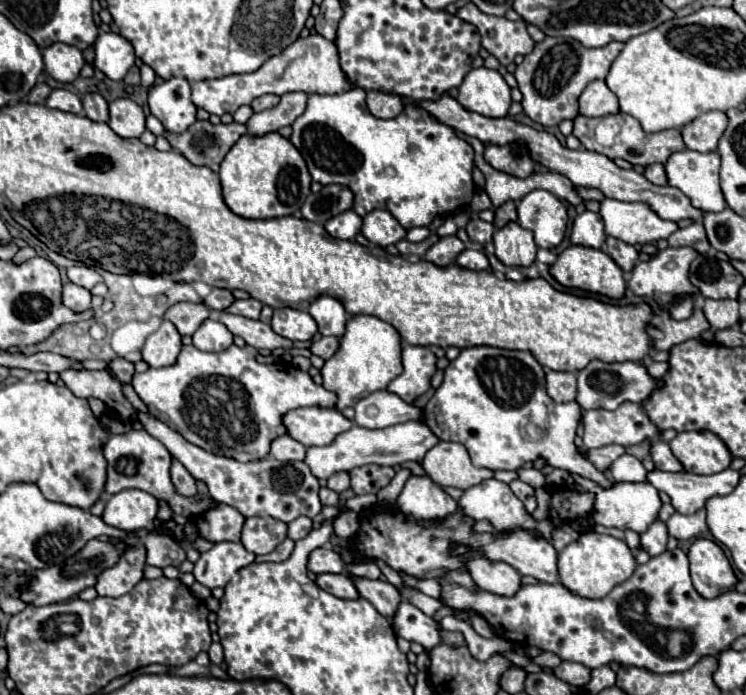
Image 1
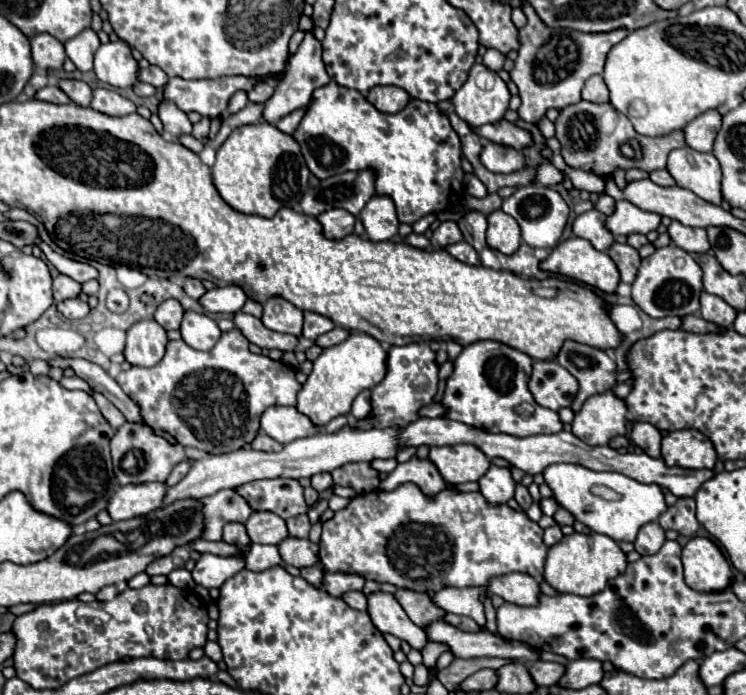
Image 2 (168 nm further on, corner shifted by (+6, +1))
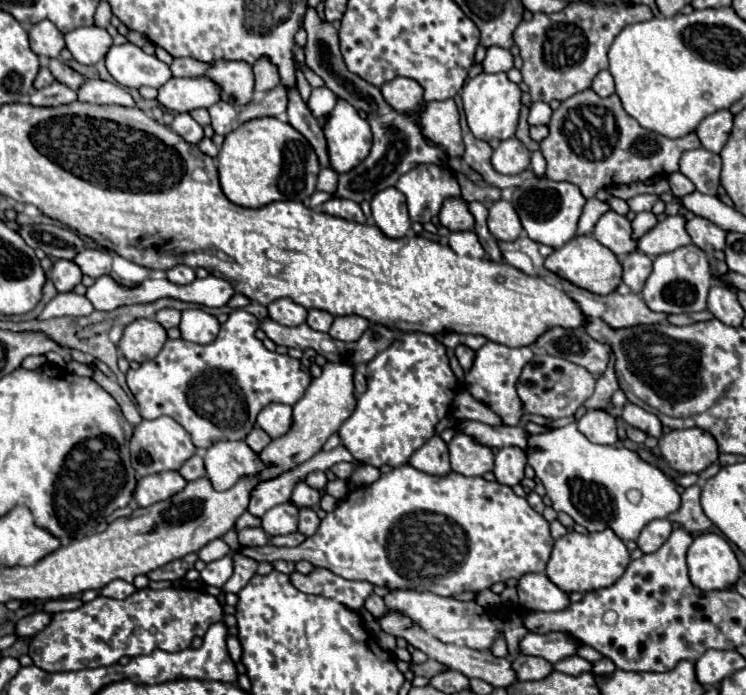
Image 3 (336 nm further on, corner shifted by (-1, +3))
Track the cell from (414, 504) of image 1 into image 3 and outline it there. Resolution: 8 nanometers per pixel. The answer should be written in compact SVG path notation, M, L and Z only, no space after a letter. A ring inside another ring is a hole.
M433 436L423 444L409 460L409 464L417 470L423 470L433 476L445 476L451 472L449 464L449 448L441 436Z

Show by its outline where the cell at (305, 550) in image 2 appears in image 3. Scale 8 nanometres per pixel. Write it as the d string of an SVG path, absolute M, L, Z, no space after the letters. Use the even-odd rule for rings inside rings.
M293 532L287 536L271 536L269 540L273 546L299 546L305 540L305 536L301 532Z

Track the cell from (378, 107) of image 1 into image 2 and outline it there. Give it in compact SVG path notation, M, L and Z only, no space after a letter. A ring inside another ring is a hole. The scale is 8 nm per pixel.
M374 86L366 98L372 106L376 106L376 110L384 114L400 112L410 100L410 96L398 86Z

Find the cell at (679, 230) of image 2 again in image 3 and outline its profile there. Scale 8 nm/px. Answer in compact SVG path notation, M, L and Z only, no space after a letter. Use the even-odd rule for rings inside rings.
M701 216L691 218L687 222L687 232L689 232L693 244L699 246L705 252L709 252L709 250L715 252L715 250L723 250L725 248L727 230L719 228L717 224L713 224L707 218L701 218Z

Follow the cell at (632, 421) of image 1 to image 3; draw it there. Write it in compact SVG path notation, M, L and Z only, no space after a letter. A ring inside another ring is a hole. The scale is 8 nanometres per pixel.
M589 410L581 416L579 432L593 444L617 444L617 426L615 418L603 410Z

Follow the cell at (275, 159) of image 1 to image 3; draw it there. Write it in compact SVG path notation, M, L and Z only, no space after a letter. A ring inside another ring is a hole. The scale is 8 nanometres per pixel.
M261 116L241 124L225 136L217 170L221 188L233 204L261 208L277 200L307 200L315 192L319 160L307 138L291 124L273 116Z

